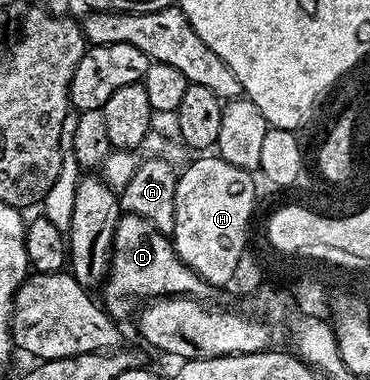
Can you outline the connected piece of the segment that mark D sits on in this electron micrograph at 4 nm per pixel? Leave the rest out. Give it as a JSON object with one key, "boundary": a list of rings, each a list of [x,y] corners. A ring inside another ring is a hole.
{"boundary":[[[122,213],[113,237],[113,252],[109,256],[109,272],[105,275],[103,309],[110,318],[132,319],[142,305],[154,298],[188,296],[204,299],[207,283],[173,251],[170,235],[156,230],[143,216]]]}

